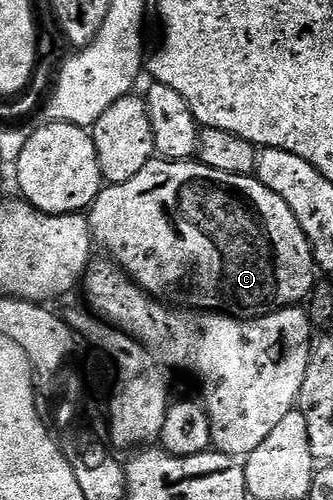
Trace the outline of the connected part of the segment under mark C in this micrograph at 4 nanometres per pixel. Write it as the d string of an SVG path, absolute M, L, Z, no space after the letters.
M152 158L148 164L141 170L141 174L133 174L133 178L129 178L129 182L121 182L120 184L107 184L99 193L99 197L93 201L89 209L89 219L91 221L91 238L96 245L99 244L104 248L106 255L110 259L114 260L148 296L152 298L159 298L159 295L164 292L169 299L172 300L172 305L182 306L187 310L202 310L207 314L222 314L225 316L233 316L236 318L254 318L256 316L265 316L268 312L278 312L280 308L289 308L292 306L299 306L304 303L310 297L316 283L317 277L317 265L315 262L315 254L311 250L311 244L307 241L307 236L301 230L301 226L297 222L297 218L293 214L293 210L289 210L289 206L284 202L277 194L273 194L273 190L269 190L260 182L254 175L238 176L236 173L226 173L223 170L213 169L208 165L200 162L196 162L194 159L189 160L161 160L158 158Z

